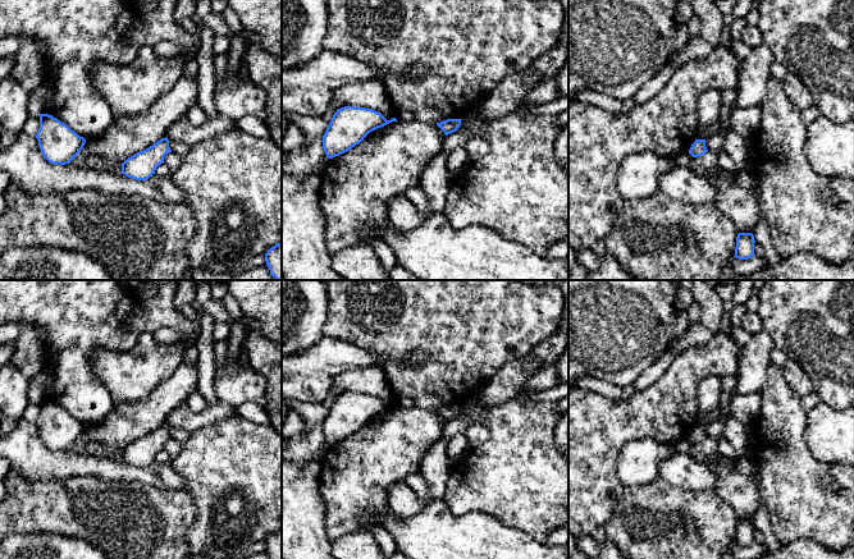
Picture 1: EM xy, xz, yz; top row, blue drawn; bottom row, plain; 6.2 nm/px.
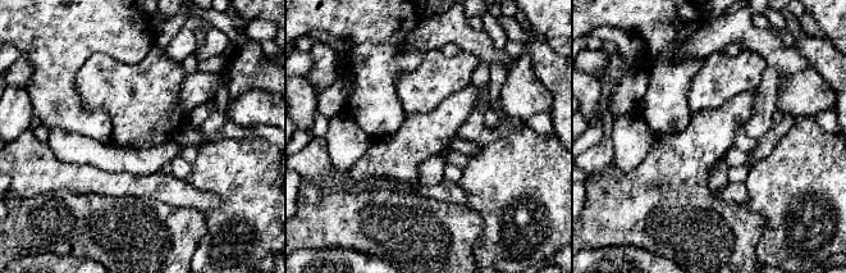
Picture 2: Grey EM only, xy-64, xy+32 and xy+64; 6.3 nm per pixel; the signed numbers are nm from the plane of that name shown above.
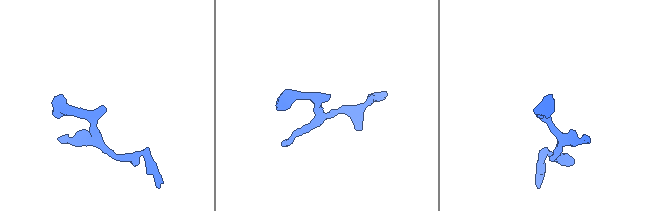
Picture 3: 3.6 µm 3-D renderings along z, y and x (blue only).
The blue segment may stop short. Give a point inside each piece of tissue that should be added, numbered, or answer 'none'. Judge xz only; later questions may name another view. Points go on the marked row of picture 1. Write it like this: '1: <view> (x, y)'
none

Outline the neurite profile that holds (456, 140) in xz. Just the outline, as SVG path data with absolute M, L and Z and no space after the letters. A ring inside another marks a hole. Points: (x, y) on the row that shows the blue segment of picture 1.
M458 128L456 132L446 136L442 150L448 156L453 150L463 147L465 143L472 137L469 129Z

